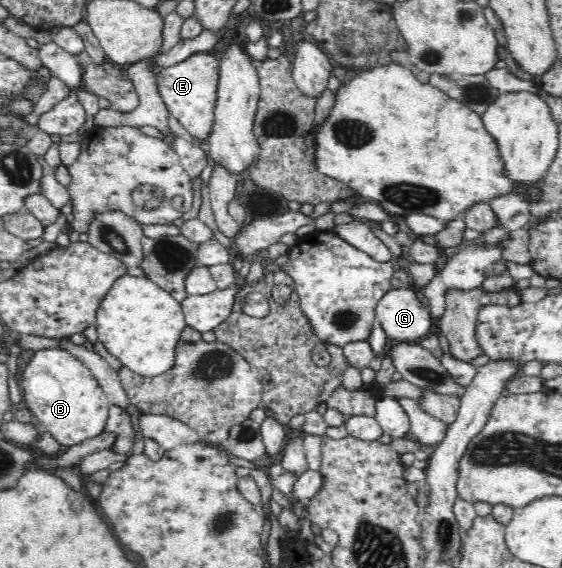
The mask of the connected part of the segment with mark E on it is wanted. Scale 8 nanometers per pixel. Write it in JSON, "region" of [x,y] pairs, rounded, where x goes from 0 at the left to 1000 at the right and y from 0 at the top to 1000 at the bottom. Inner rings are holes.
{"region":[[[367,90],[342,93],[313,113],[295,114],[278,132],[279,157],[302,201],[333,229],[351,254],[370,245],[379,220],[388,141],[388,106]]]}

